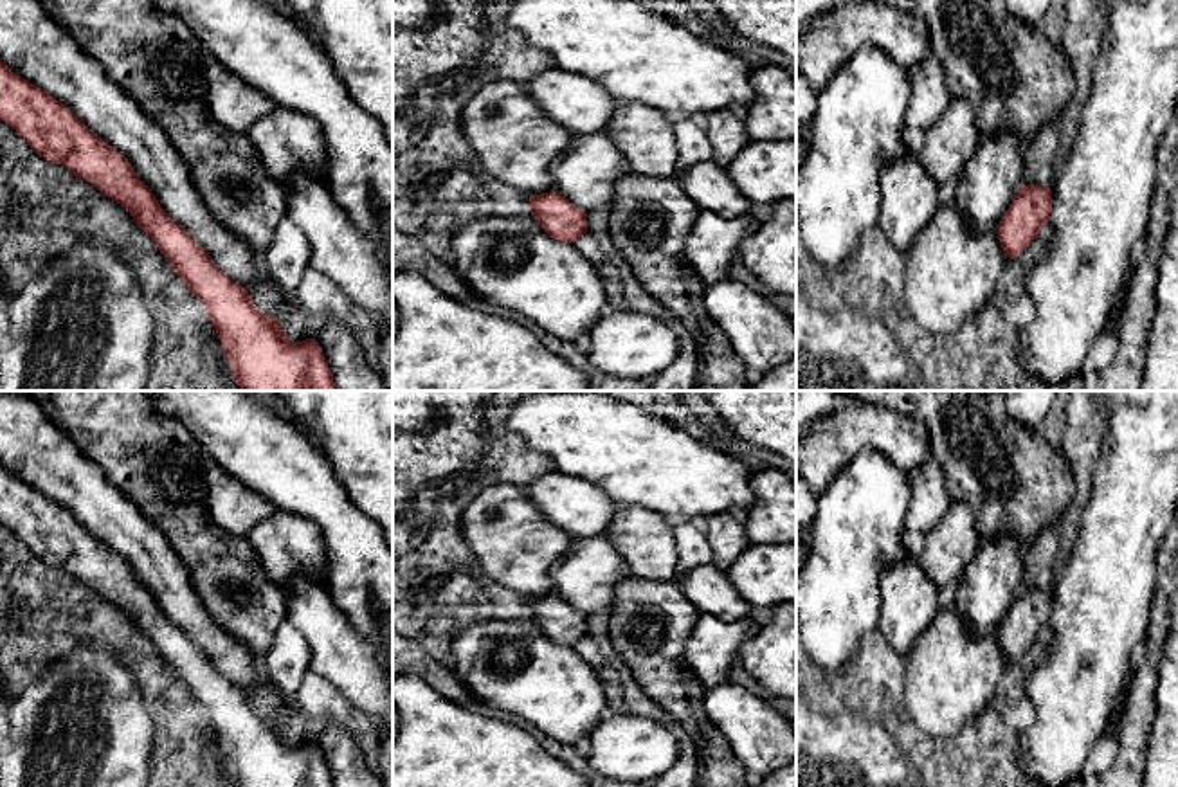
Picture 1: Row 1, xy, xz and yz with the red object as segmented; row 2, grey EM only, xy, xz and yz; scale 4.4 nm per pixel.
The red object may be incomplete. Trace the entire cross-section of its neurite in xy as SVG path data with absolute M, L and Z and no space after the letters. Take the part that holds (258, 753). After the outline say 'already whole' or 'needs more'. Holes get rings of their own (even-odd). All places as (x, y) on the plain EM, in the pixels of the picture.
M0 391L0 524L16 533L40 560L67 569L133 620L205 710L234 787L335 787L317 738L306 733L306 711L270 684L261 659L247 645L214 623L191 585L187 567L160 529L81 454L47 418L45 403L27 391Z; needs more

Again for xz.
M603 535L573 538L551 571L553 593L530 598L531 620L548 639L575 647L587 636L587 616L609 611L616 585L632 576Z; needs more

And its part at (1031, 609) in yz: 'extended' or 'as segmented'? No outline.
extended

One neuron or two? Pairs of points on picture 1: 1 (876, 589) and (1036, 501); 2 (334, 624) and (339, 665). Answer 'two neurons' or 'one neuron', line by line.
1: two neurons
2: one neuron

